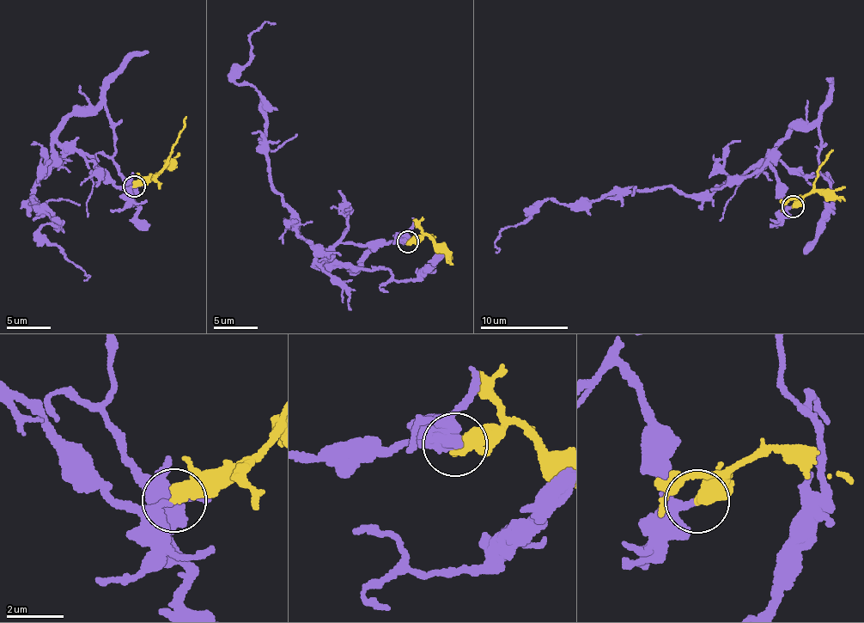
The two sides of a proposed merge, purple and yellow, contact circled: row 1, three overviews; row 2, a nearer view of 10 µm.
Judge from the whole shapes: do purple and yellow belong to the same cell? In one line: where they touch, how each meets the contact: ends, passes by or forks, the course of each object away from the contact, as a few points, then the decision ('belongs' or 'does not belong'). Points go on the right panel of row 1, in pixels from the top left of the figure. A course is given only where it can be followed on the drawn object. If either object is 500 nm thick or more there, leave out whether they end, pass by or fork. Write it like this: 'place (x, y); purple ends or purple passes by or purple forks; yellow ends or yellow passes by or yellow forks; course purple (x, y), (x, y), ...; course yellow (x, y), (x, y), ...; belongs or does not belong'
place (793, 206); purple ends; yellow ends; course purple (792, 207), (766, 156), (710, 192), (550, 198), (499, 230), (496, 252); course yellow (792, 207), (800, 206), (806, 193), (812, 190), (818, 166), (832, 149); belongs

